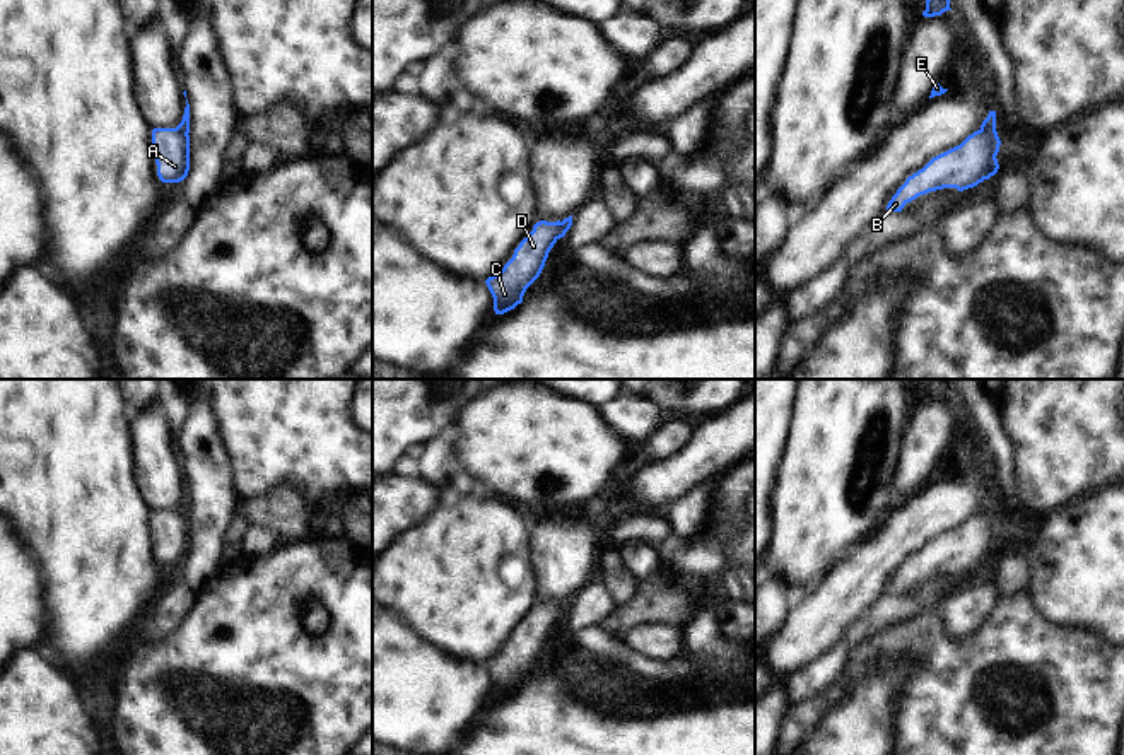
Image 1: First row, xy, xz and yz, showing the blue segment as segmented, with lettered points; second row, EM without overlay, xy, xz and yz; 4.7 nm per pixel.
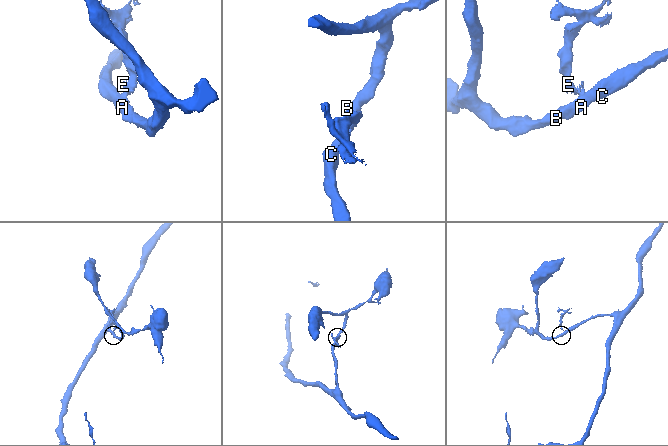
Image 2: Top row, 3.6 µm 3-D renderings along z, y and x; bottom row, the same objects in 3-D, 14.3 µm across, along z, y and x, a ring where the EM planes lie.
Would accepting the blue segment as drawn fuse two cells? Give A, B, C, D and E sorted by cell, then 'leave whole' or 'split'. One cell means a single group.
A B C D / E; split

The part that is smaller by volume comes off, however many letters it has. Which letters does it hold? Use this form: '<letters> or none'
E

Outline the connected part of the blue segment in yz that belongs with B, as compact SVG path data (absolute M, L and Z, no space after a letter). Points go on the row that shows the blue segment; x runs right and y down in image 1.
M996 126L977 130L960 145L933 157L922 169L905 179L887 205L890 212L902 208L921 195L943 188L969 190L994 176L999 169L1001 140Z

